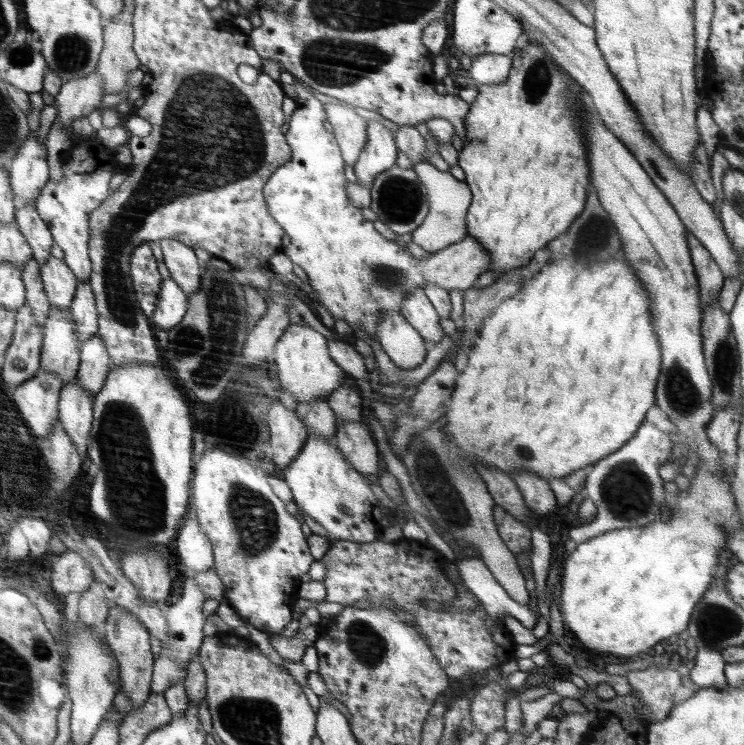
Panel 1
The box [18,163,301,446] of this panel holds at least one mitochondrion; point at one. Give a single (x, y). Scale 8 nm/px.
(214, 340)

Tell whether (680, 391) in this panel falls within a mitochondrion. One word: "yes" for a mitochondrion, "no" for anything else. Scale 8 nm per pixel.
yes

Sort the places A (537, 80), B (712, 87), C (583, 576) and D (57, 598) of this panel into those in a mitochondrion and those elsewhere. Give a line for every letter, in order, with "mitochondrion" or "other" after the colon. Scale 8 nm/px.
A: mitochondrion
B: other
C: other
D: other

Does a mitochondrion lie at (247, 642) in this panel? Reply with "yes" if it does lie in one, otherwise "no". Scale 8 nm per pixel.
no

